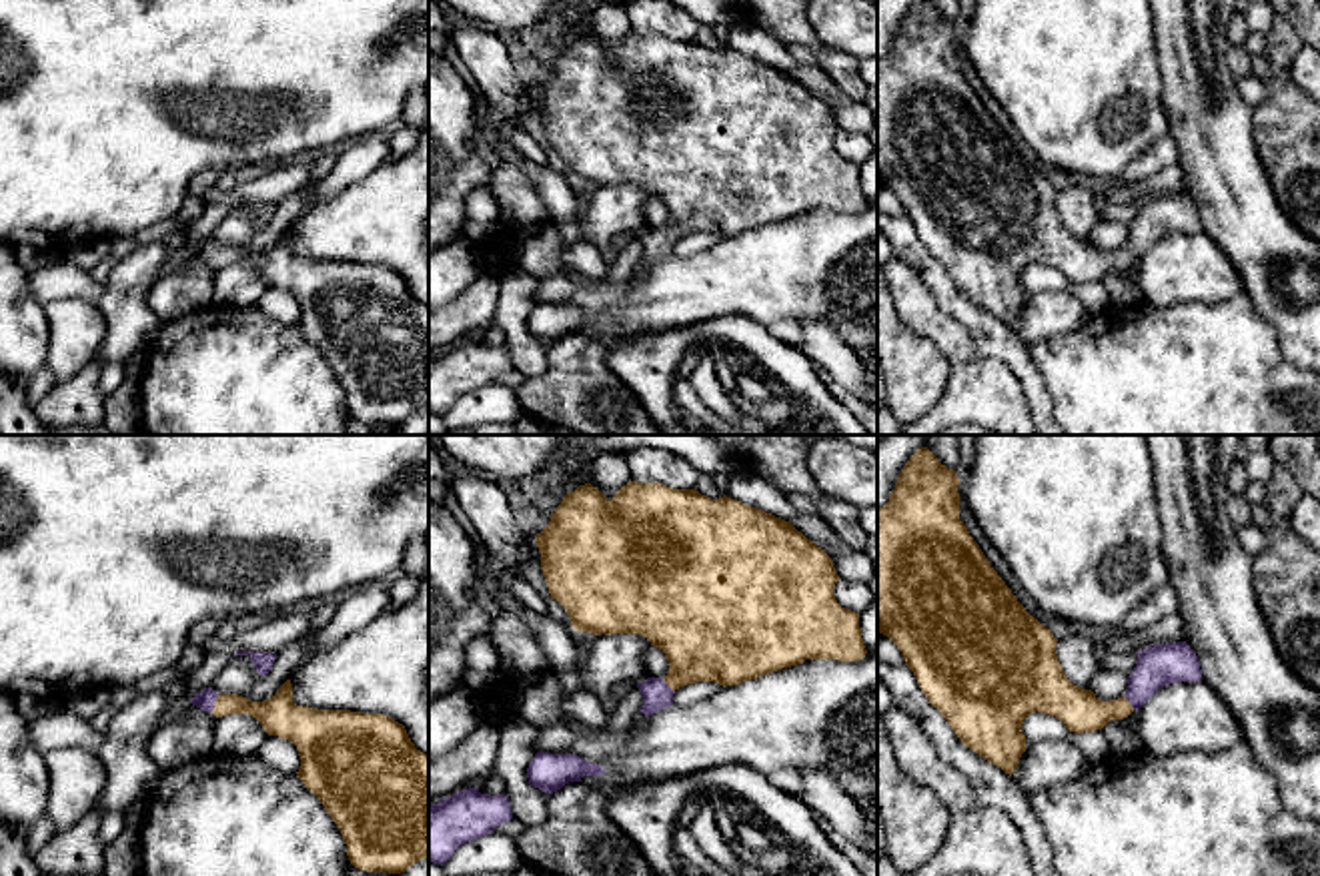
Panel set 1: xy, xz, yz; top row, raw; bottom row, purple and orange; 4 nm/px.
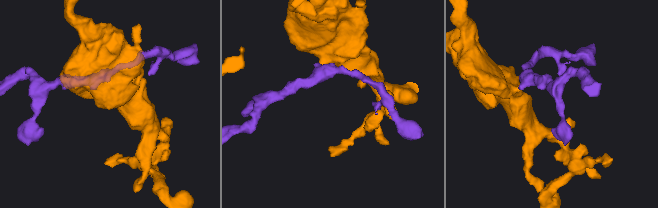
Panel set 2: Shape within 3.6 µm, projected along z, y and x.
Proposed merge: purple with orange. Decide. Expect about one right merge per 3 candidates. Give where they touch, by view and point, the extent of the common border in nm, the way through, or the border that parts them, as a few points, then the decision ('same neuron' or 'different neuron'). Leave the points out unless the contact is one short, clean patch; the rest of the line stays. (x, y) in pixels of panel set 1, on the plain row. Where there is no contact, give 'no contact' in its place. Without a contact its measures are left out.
meets purple in xy at (215, 251); contact 80 nm long; runs through xy (205, 251), (215, 251), (275, 265); same neuron

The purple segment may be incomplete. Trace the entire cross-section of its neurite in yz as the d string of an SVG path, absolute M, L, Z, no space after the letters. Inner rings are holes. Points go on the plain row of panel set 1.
M917 0L897 26L889 52L877 60L877 182L899 198L921 243L963 297L1012 327L1026 303L1022 275L1030 265L1056 267L1070 283L1084 285L1128 269L1164 237L1202 231L1194 200L1186 192L1174 192L1136 202L1128 241L1118 251L1104 253L1092 241L1074 237L1058 212L1058 190L1026 162L959 70L957 36L953 20L941 16L929 0Z

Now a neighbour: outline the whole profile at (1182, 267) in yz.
M1204 231L1160 239L1138 261L1138 281L1154 307L1222 303L1244 291L1232 261Z

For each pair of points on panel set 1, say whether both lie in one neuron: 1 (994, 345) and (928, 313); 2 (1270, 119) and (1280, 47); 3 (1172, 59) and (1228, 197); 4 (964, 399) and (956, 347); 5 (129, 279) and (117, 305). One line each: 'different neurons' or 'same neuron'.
1: different neurons
2: same neuron
3: same neuron
4: different neurons
5: same neuron

